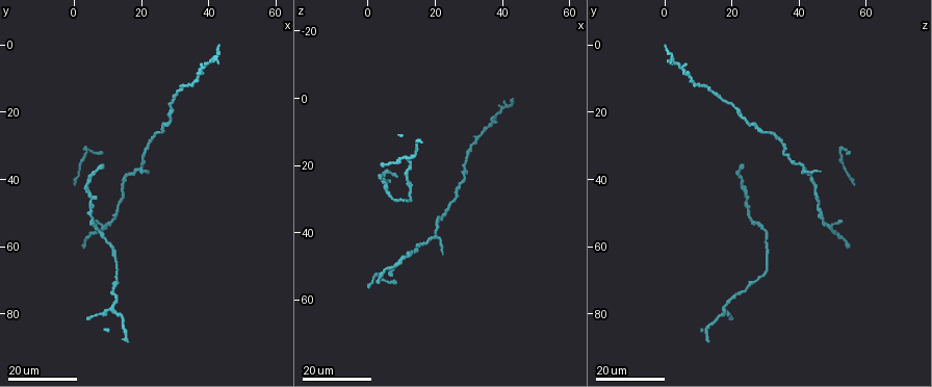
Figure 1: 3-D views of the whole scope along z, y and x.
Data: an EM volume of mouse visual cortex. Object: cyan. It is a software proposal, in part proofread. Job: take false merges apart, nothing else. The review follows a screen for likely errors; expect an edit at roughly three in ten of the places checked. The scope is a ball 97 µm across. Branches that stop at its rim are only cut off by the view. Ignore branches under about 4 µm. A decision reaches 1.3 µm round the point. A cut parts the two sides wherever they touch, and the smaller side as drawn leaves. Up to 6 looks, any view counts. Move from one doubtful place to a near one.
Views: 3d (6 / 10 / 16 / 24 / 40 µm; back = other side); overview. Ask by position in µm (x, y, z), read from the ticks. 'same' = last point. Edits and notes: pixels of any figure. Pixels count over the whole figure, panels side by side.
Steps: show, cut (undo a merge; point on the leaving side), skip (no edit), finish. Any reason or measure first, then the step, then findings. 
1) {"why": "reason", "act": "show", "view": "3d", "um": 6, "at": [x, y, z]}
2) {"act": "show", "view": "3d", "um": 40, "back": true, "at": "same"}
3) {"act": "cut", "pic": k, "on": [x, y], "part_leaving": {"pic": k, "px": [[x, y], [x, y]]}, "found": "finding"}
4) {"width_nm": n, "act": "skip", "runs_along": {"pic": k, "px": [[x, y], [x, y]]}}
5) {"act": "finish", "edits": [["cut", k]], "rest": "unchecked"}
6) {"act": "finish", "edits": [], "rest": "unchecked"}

{"why": "thin arm on a thick one", "act": "show", "view": "3d", "um": 24, "at": [8.0, 53.5, 49.5]}

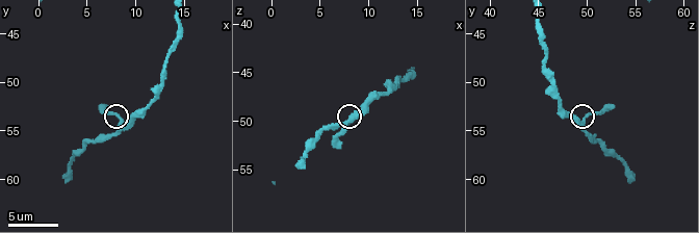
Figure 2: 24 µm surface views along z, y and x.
{"why": "zoom in", "act": "show", "view": "3d", "um": 6, "at": [8.4, 54.2, 49.6]}

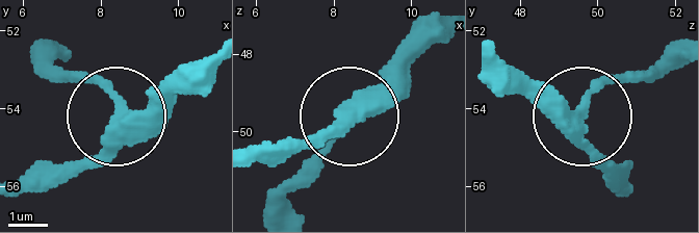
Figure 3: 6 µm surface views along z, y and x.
{"side_arm_um": 11, "act": "skip", "found": "one neuron here"}

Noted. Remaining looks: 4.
{"why": "calibre changes", "act": "show", "view": "3d", "um": 24, "at": [4.0, 31.0, 52.0]}

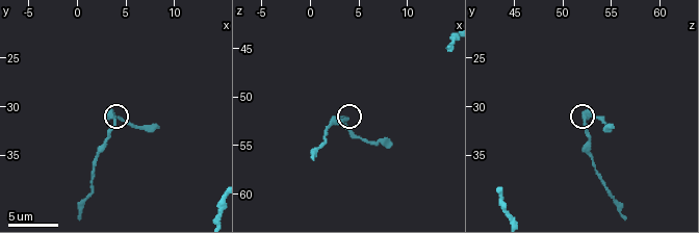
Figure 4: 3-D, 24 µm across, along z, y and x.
{"act": "show", "view": "3d", "um": 6, "at": [3.8, 31.0, 52.2]}

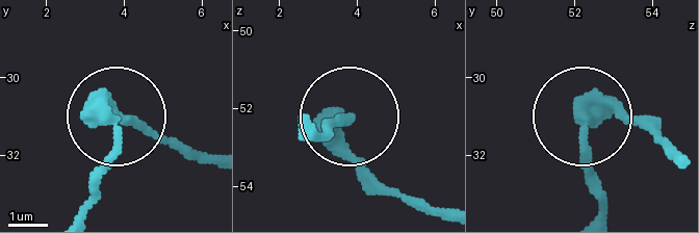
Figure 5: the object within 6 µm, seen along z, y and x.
{"act": "show", "view": "3d", "um": 6, "back": true, "at": [3.70, 31.20, 52.20]}

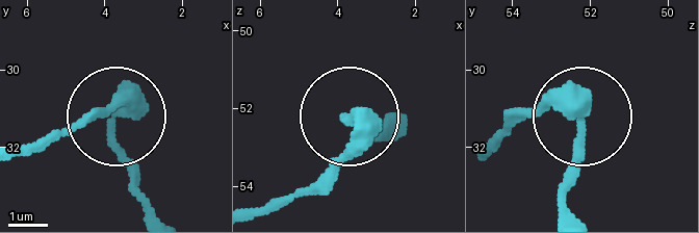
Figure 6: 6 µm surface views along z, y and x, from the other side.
{"act": "skip", "found": "all the same neuron"}

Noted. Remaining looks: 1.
{"act": "finish", "edits": [], "rest": "unchecked"}

